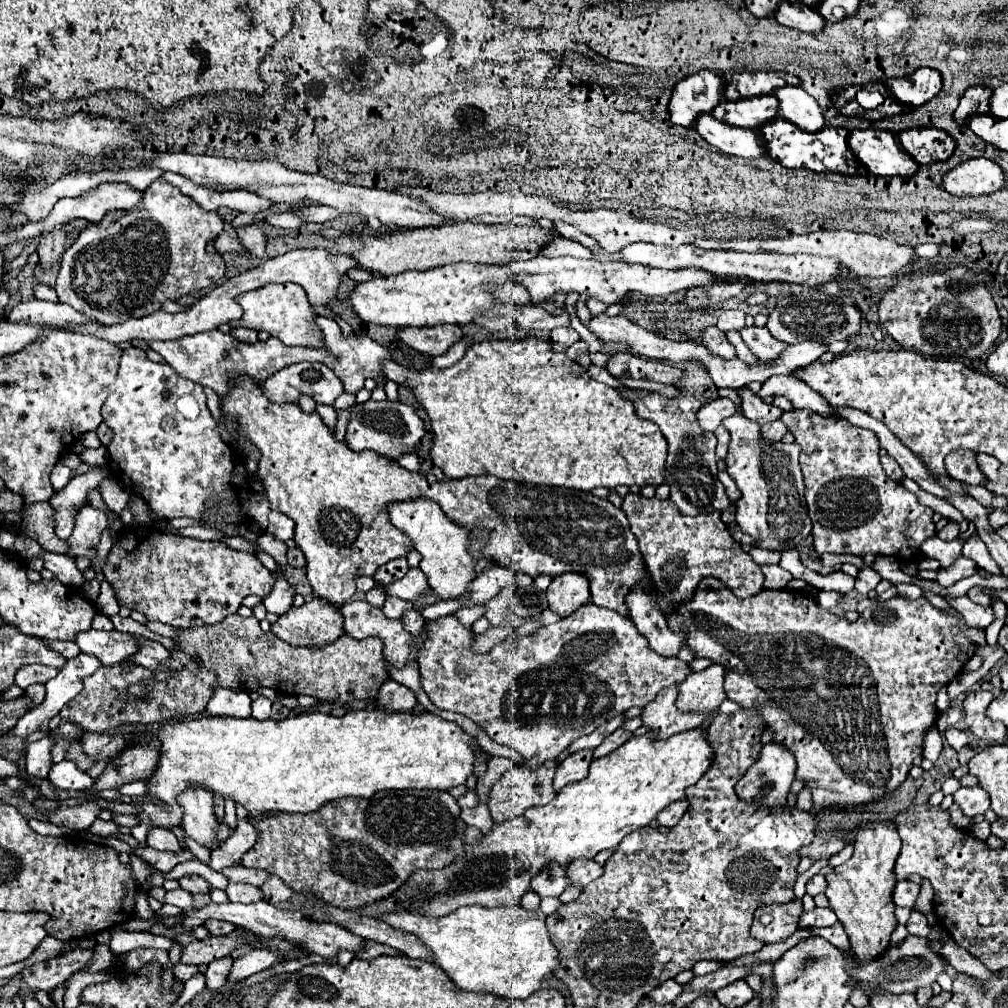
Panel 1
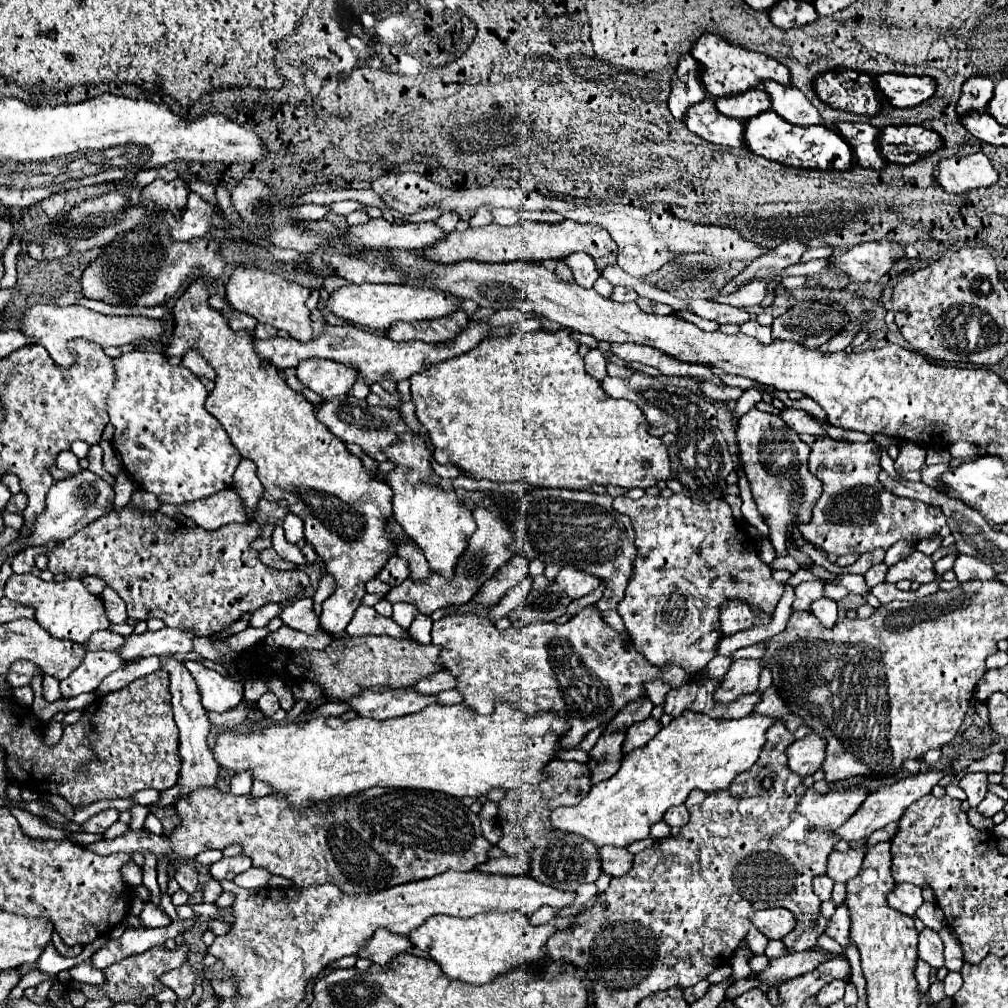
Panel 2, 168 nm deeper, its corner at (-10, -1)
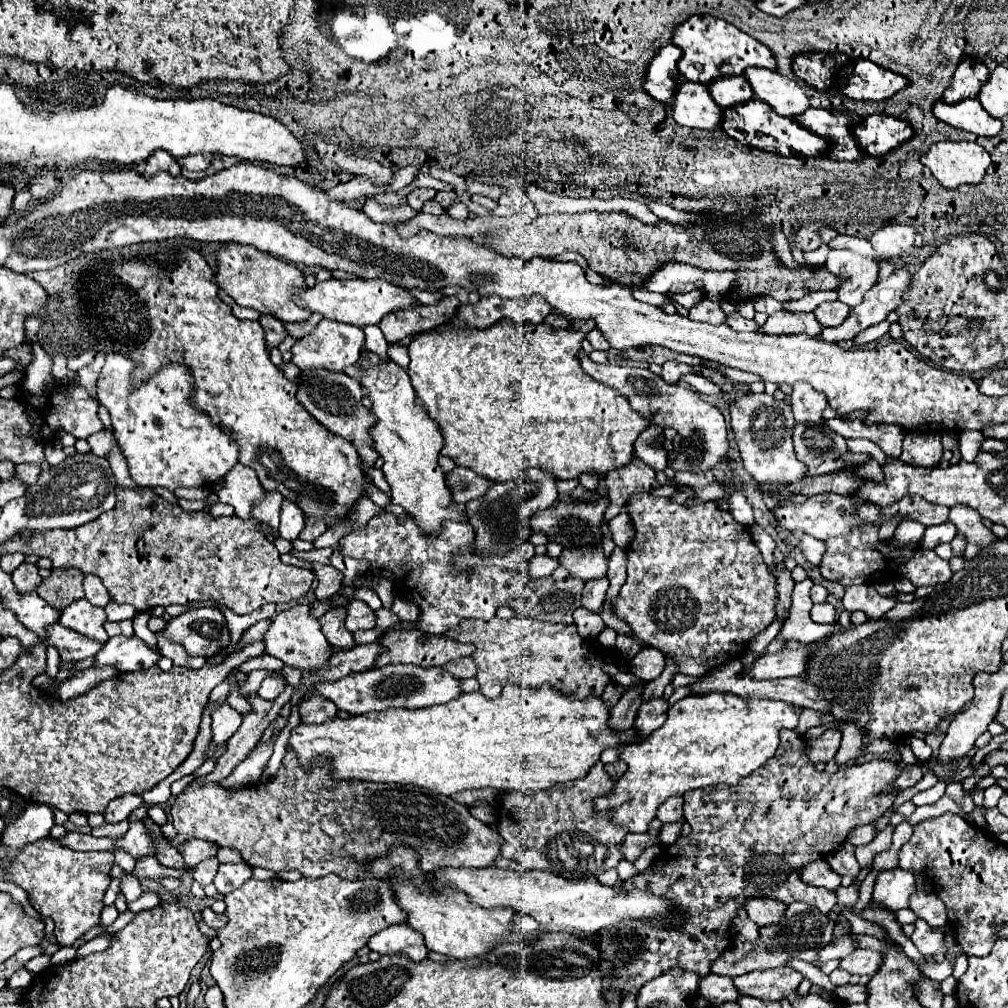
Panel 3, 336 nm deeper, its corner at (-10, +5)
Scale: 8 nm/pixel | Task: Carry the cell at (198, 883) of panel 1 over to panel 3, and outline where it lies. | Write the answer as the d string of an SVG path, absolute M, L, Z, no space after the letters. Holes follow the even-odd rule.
M149 817L145 819L145 823L149 825L149 833L153 833L153 837L157 837L157 861L159 861L161 865L165 865L165 867L183 867L185 863L183 863L181 853L169 845L169 841L167 841L167 839L163 837L163 833L159 831L161 827L155 825Z

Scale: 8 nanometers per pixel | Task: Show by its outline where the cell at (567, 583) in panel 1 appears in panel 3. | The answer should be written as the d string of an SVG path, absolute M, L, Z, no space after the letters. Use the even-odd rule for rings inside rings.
M563 549L559 563L567 567L573 577L583 581L607 575L607 559L603 549Z

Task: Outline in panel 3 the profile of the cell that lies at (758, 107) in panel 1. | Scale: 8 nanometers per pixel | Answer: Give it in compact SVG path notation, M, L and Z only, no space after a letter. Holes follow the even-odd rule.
M743 75L721 77L713 83L709 83L709 93L711 93L713 101L717 101L717 105L721 105L723 109L739 105L739 103L747 103L753 97L751 85Z

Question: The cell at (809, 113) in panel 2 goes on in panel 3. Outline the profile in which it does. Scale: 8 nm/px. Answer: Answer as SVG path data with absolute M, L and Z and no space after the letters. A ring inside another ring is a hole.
M749 67L743 75L749 81L755 97L771 105L773 111L783 117L801 115L809 107L805 91L795 81L779 75L777 71Z

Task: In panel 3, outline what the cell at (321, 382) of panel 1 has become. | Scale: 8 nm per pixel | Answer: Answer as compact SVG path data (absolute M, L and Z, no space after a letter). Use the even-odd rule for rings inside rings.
M321 319L319 325L303 339L297 339L297 343L293 345L293 363L301 369L329 369L329 371L343 371L349 365L355 365L359 355L359 349L363 349L365 345L365 333L361 327L351 327L345 323L337 323L337 321L329 321L329 319Z

